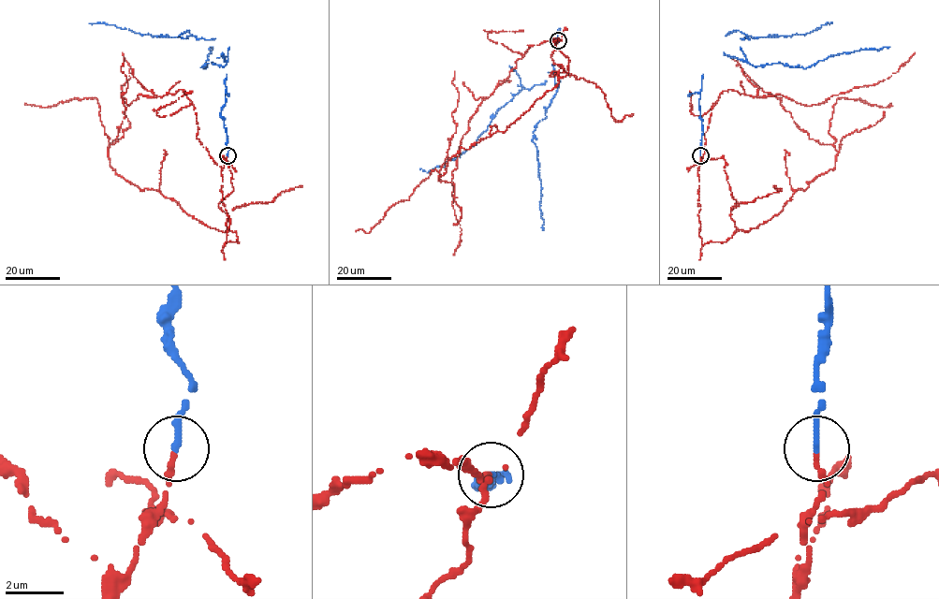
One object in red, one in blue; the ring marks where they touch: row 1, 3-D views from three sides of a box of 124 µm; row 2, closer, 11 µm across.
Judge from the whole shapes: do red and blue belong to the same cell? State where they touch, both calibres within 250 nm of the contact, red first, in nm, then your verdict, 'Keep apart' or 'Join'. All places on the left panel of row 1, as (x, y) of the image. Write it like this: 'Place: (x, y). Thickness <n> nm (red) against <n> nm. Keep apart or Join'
Place: (227, 155). Thickness 220 nm (red) against 220 nm. Join

